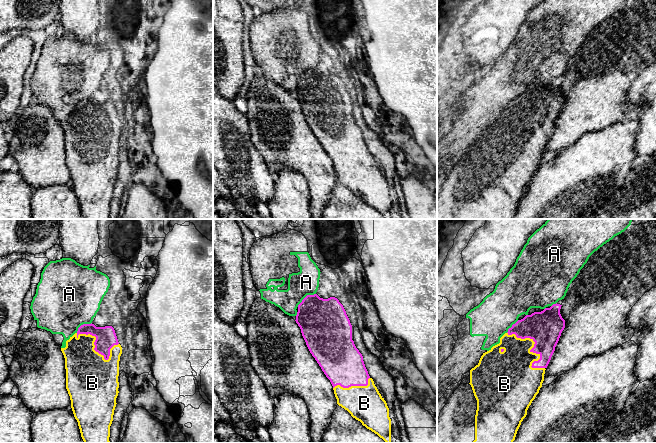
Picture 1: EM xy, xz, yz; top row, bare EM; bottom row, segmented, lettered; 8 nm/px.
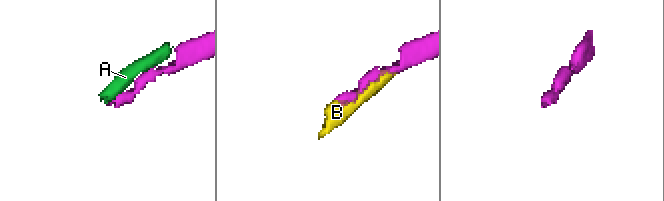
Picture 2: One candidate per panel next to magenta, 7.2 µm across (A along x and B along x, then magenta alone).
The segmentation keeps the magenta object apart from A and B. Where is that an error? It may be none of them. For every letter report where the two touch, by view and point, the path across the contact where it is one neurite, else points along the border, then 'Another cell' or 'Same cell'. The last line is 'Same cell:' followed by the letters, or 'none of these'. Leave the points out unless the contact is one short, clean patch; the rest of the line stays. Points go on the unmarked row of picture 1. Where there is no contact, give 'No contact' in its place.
A: Touches magenta at xz (305, 73). Another cell
B: Touches magenta at yz (530, 126). Same cell
Same cell: B

